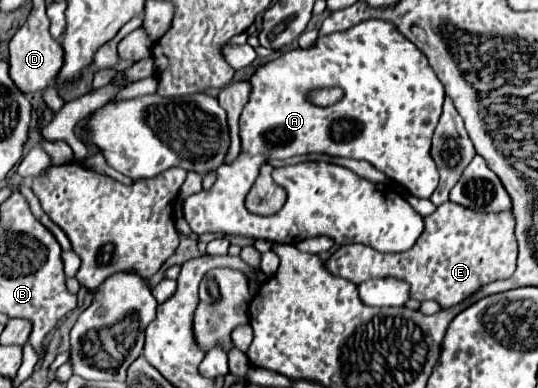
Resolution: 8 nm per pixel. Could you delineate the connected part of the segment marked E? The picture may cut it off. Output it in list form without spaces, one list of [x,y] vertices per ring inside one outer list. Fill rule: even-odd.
[[[447,201],[439,205],[433,215],[425,217],[425,229],[409,251],[379,253],[365,245],[343,245],[325,261],[325,269],[355,285],[369,279],[395,277],[409,283],[411,299],[433,299],[447,309],[483,285],[513,275],[517,259],[517,239],[513,231],[515,217],[511,213],[475,213]]]

